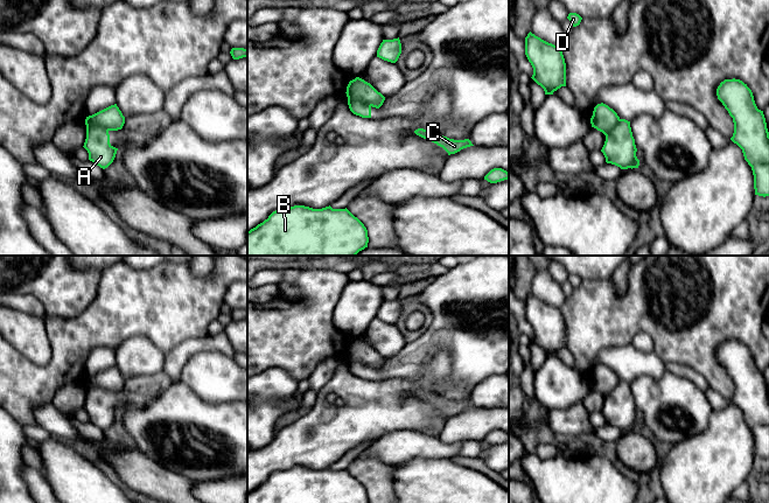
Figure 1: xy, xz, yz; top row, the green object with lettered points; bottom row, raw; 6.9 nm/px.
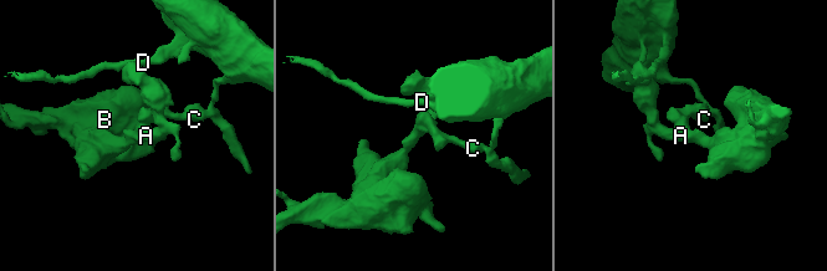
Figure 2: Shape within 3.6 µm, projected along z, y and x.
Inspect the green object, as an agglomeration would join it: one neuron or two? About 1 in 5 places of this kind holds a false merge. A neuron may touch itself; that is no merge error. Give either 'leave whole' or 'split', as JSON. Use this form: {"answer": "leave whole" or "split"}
{"answer": "split"}

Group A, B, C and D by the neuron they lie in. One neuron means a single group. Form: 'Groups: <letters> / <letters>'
Groups: A B / C D

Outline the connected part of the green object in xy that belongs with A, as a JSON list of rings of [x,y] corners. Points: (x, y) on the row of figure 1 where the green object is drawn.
[[[86,126],[86,139],[83,146],[89,153],[89,160],[107,168],[114,160],[118,148],[110,144],[109,131],[100,126]]]

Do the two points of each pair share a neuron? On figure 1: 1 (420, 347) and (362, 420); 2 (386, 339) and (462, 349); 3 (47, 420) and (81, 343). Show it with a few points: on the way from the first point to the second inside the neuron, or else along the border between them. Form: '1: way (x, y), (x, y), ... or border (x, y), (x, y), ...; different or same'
1: border (423, 370), (423, 374), (416, 378), (379, 378); different
2: border (407, 343), (385, 360); different
3: border (51, 402), (39, 406), (34, 411), (36, 424); different

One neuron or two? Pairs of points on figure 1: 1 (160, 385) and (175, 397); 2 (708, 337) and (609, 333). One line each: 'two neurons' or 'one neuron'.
1: two neurons
2: one neuron

